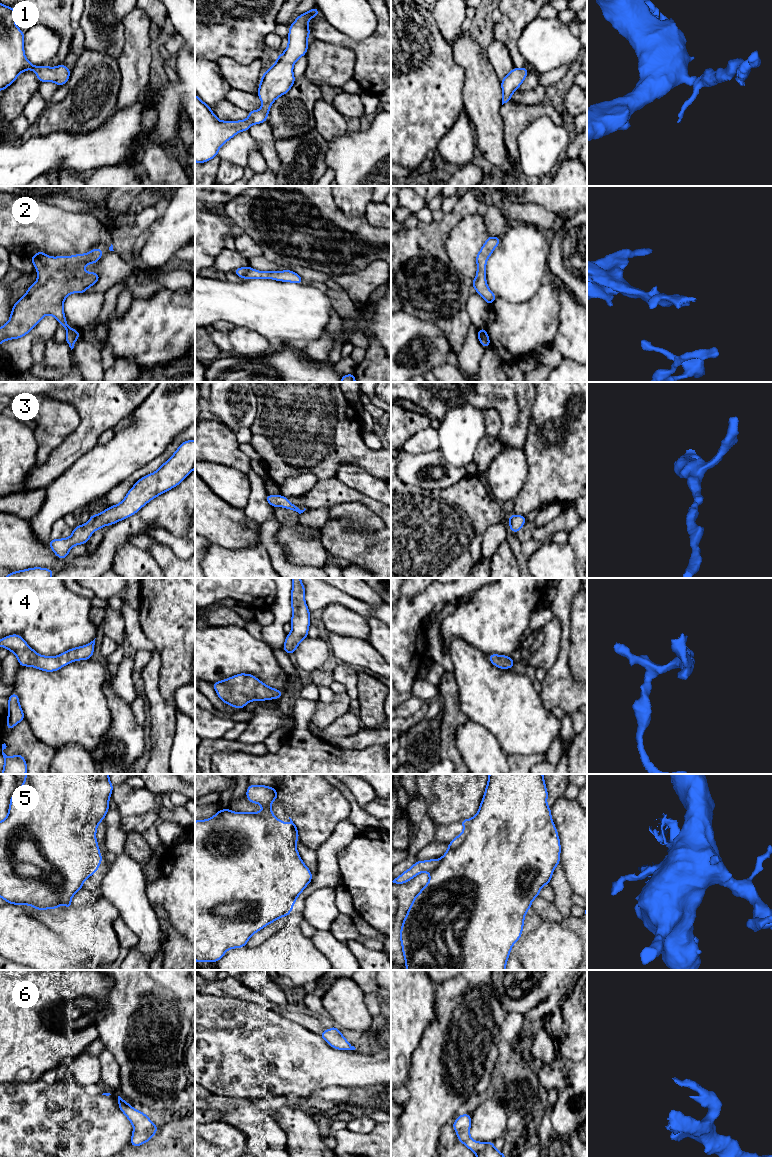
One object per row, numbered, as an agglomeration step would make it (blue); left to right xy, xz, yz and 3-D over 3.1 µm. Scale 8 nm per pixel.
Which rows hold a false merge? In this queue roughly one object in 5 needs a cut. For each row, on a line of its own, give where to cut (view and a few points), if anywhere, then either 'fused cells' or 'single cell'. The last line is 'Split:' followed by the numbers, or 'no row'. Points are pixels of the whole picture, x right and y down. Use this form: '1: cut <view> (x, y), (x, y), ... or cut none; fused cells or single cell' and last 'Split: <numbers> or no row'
1: cut none; single cell
2: cut none; single cell
3: cut none; single cell
4: cut none; single cell
5: cut none; single cell
6: cut none; single cell
Split: no row

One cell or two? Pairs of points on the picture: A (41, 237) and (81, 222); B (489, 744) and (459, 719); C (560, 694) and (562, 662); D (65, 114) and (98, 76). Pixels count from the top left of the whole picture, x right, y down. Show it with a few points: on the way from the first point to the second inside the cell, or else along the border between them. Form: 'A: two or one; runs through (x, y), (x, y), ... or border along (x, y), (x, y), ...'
A: one; runs through (51, 232), (71, 232)
B: two; border along (468, 720), (457, 729), (456, 745)
C: one; runs through (560, 686), (561, 670)
D: one; runs through (74, 105), (93, 85)

